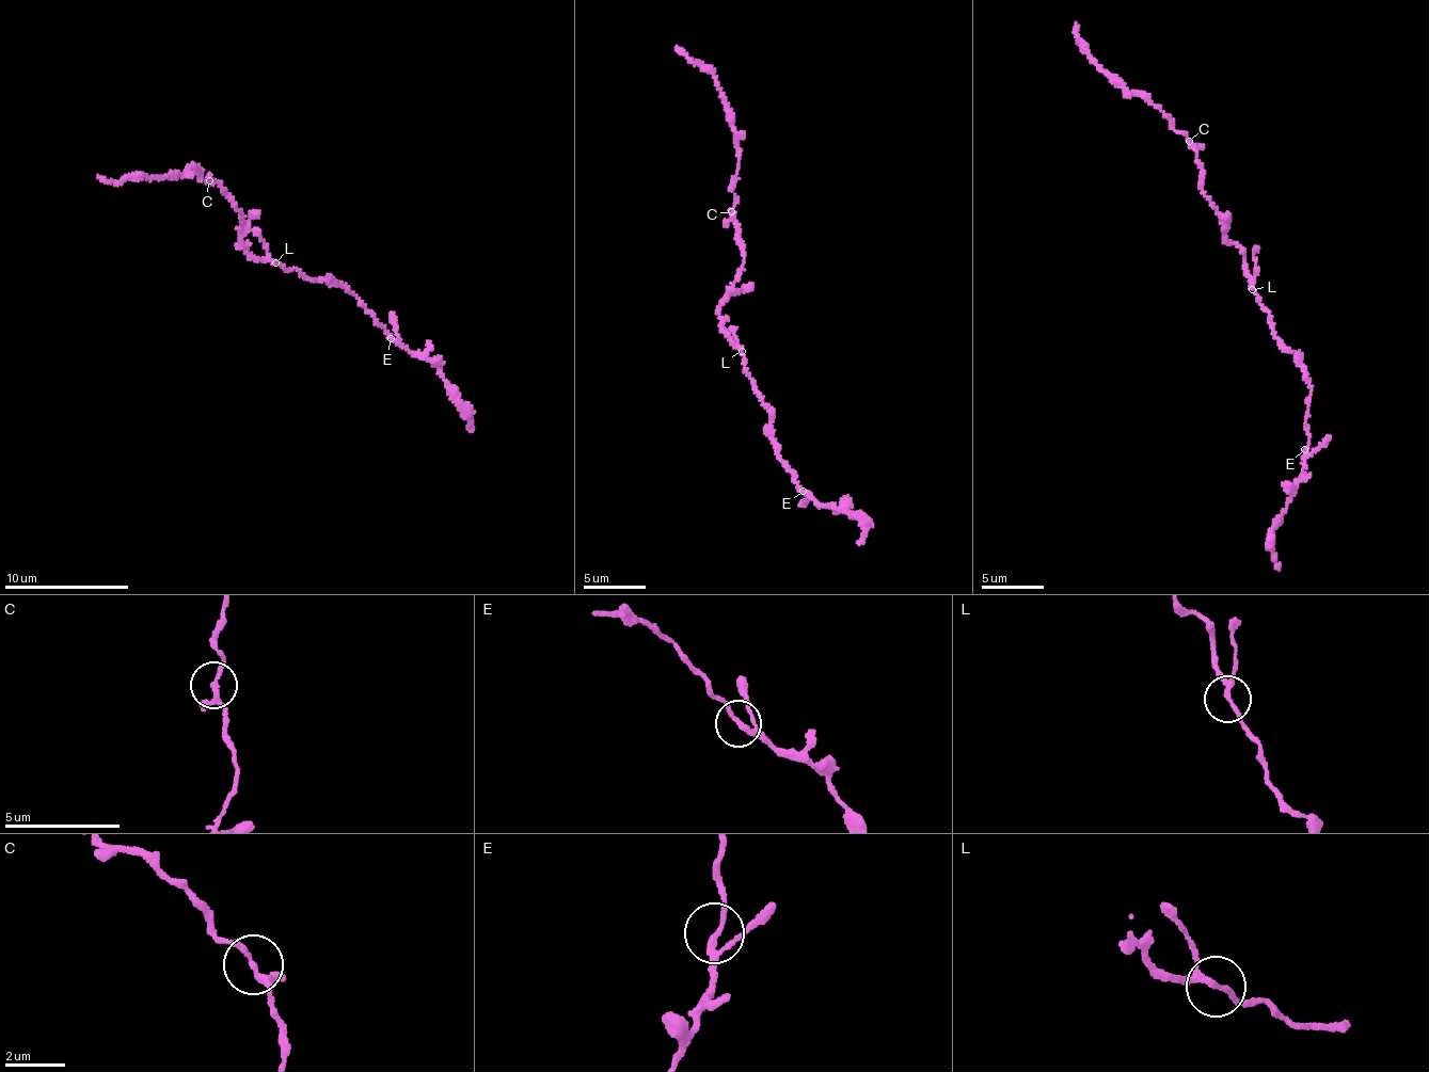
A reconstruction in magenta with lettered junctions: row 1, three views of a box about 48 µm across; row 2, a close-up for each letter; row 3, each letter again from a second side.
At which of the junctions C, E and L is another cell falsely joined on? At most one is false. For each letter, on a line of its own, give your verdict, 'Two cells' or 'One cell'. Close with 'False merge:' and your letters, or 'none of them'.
C: One cell
E: One cell
L: One cell
False merge: none of them

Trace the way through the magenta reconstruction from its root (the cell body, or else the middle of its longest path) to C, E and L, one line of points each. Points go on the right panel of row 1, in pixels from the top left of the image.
C: (1245, 264), (1239, 248), (1223, 235), (1220, 213), (1202, 189), (1203, 177), (1190, 141)
E: (1245, 264), (1264, 312), (1286, 350), (1296, 354), (1311, 392), (1305, 422), (1310, 437), (1304, 449)
L: (1245, 264), (1252, 289)

